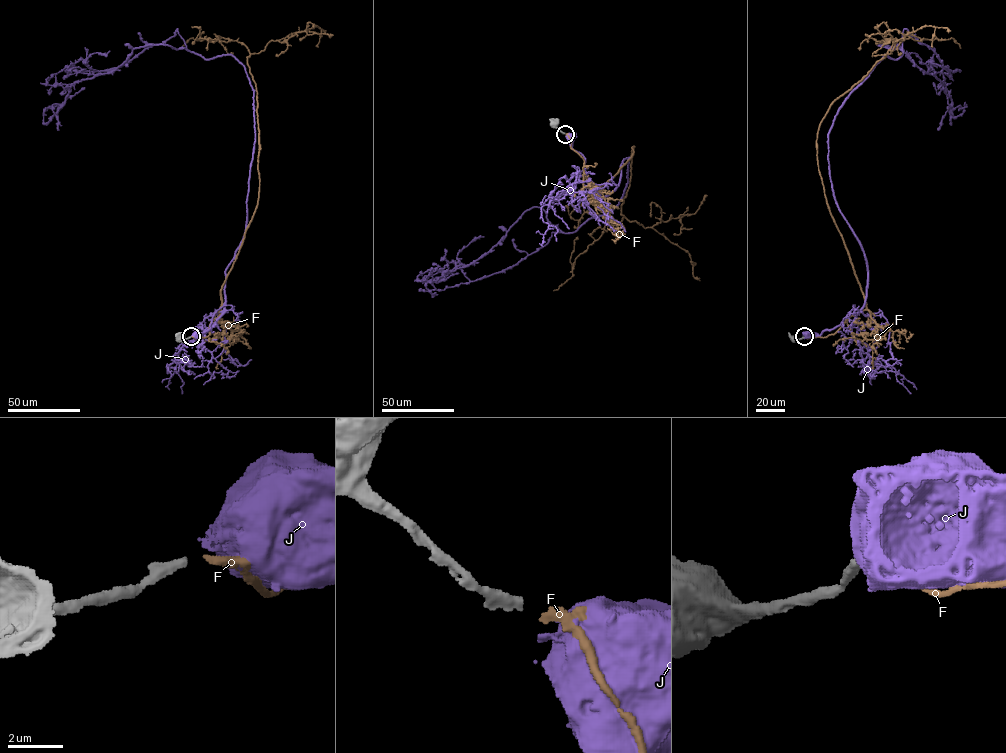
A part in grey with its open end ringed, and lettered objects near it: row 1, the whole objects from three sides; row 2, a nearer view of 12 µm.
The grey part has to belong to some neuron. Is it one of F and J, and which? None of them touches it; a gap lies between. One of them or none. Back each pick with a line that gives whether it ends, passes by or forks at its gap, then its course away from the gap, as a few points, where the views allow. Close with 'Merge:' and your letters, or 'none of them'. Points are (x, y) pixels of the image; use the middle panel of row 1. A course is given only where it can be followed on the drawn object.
F: It ends there. Its course: (566, 134), (594, 196), (633, 154), (632, 147), (622, 219), (605, 226), (575, 259), (572, 276), (553, 290)
Merge: F

